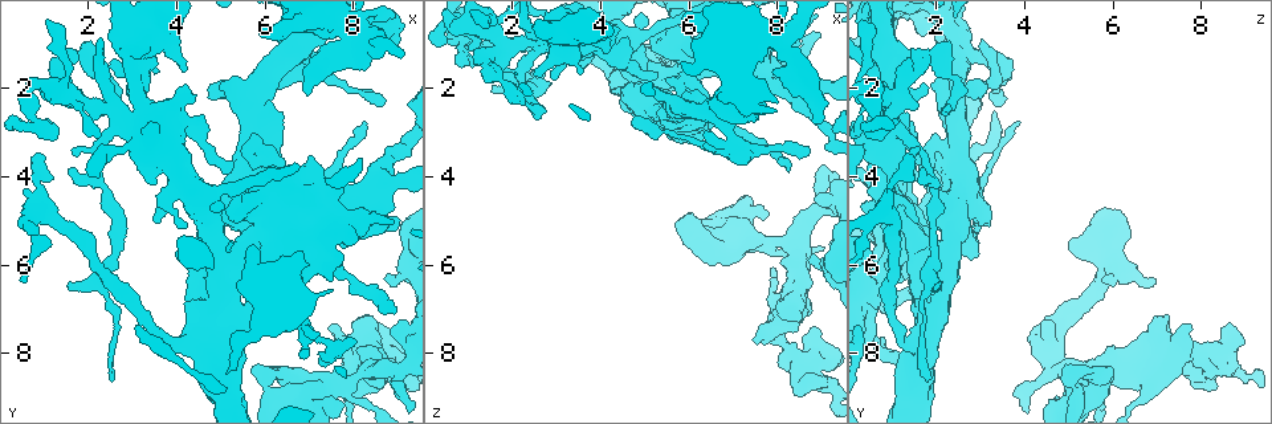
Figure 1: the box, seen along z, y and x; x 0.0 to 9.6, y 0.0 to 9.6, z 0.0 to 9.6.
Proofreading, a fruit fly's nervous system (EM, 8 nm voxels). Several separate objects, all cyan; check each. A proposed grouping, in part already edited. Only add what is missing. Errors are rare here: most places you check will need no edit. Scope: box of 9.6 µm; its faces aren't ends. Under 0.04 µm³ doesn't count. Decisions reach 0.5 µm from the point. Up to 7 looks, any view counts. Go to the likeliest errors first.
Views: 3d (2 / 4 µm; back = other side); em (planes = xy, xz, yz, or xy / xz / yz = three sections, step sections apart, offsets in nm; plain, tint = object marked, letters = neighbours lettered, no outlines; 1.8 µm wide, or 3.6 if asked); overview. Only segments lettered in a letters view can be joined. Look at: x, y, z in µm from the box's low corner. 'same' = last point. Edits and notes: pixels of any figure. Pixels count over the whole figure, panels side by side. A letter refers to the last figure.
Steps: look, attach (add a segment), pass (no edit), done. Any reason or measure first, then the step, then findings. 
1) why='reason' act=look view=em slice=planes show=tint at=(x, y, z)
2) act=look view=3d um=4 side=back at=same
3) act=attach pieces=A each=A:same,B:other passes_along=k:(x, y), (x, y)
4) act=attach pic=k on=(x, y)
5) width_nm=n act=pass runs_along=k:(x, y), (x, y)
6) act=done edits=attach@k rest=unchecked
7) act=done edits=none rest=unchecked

why='thick turns thin' act=look view=3d um=4 side=back at=(5.05, 5.85, 1.90)

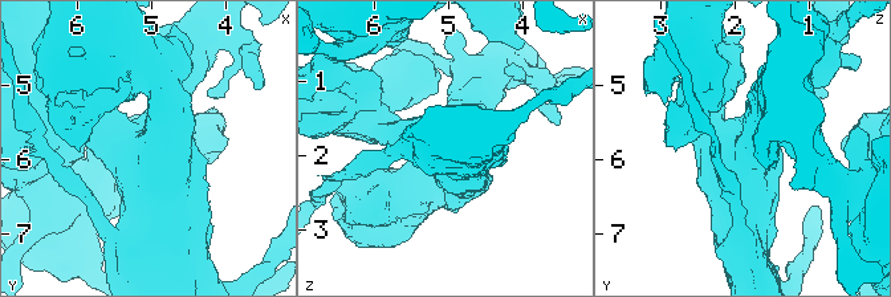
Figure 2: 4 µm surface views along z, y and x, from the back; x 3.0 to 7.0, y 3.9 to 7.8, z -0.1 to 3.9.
act=look view=em um=3.6 slice=planes show=tint at=same

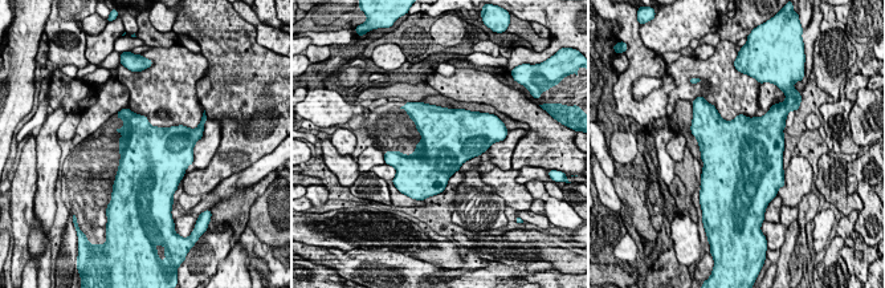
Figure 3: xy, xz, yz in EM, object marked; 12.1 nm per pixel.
act=look view=em um=3.6 slice=planes show=letters at=same

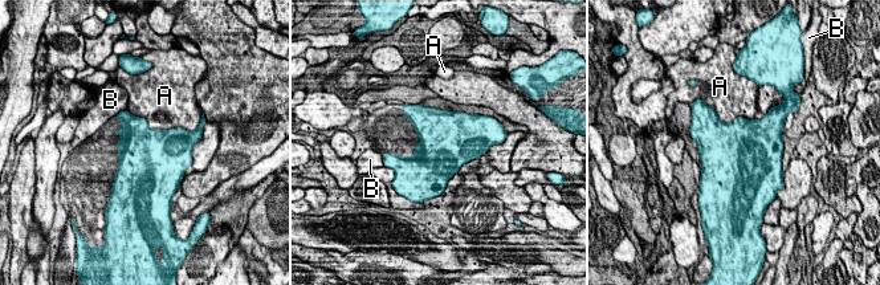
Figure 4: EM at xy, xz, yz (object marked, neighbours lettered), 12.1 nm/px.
width_nm=700 longest_contact=A:550nm act=pass each=A:other,B:other found='none of them fits'

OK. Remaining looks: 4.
why='free end' act=look view=em slice=planes show=letters at=(8.85, 7.55, 4.50)

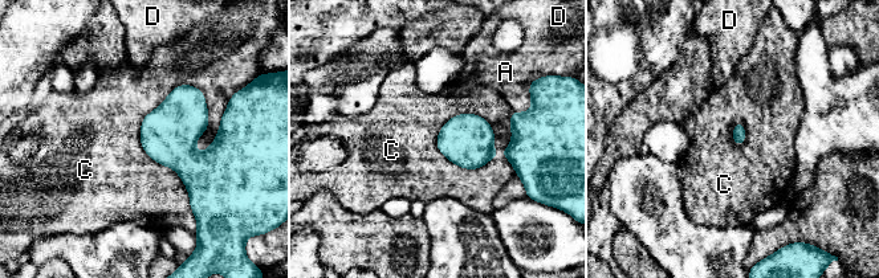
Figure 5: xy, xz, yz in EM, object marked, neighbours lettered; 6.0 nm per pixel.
act=pass each=A:other,C:other,D:other border=5:(180, 84), (141, 146), (194, 213) found='none of them fits'

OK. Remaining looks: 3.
act=look view=em um=3.6 slice=planes show=letters at=(8.10, 8.05, 7.25)

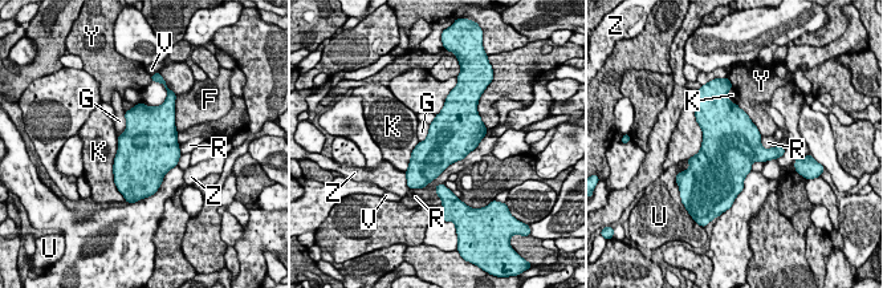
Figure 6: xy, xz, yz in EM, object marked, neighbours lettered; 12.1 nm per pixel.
act=pass each=F:other,G:other,K:other,R:other,U:other,V:other,Y:other,Z:other border=6:(126, 112), (125, 130), (119, 134) found='no lettered segment goes on from it'

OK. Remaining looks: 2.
act=done edits=none rest=unchecked

